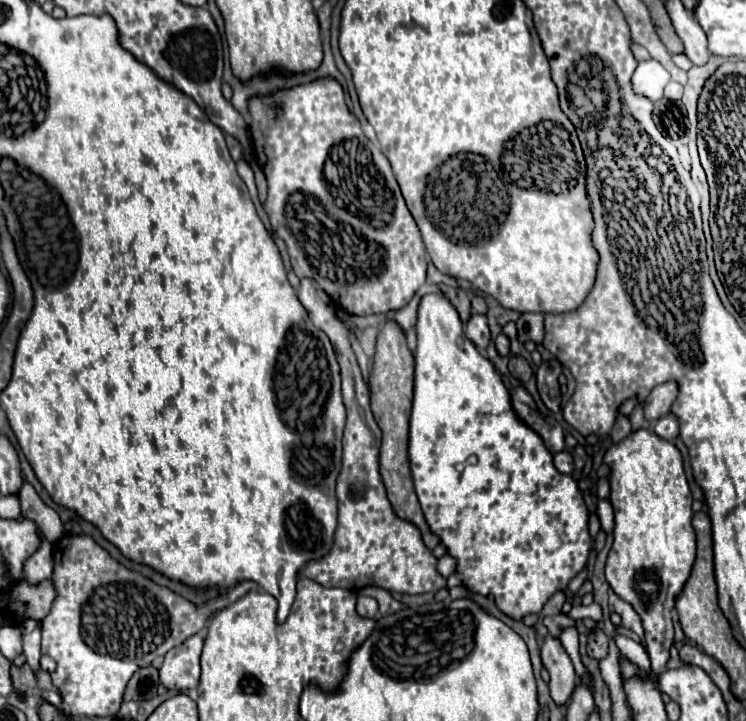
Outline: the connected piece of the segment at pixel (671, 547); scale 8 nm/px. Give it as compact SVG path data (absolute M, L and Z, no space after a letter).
M640 429L632 435L628 435L624 441L618 445L612 445L606 455L604 463L610 467L610 503L614 507L614 545L608 553L606 561L606 581L614 589L614 593L628 601L634 611L642 619L644 627L644 639L646 639L646 651L652 661L652 671L650 679L654 681L660 671L666 669L666 663L670 659L670 647L674 645L674 623L672 623L672 613L664 609L666 595L680 595L694 559L696 559L696 537L694 537L694 527L692 527L692 495L690 487L684 475L682 467L682 455L674 447L674 443L660 439L658 435Z

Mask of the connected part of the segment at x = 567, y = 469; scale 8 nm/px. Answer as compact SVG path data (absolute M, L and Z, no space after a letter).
M562 451L562 453L556 453L554 455L554 465L560 473L572 473L574 469L574 463L572 463L572 455L568 451Z

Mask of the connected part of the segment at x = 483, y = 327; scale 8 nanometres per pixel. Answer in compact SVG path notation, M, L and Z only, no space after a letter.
M472 315L470 321L466 323L466 337L484 353L488 343L490 343L490 329L486 323L484 315Z

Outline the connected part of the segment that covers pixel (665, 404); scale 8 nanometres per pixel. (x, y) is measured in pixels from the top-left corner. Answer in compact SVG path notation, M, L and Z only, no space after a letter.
M672 381L654 387L652 393L648 395L646 403L644 403L646 419L658 419L658 417L668 415L670 413L670 405L676 399L676 393L678 393L678 385L672 383Z

